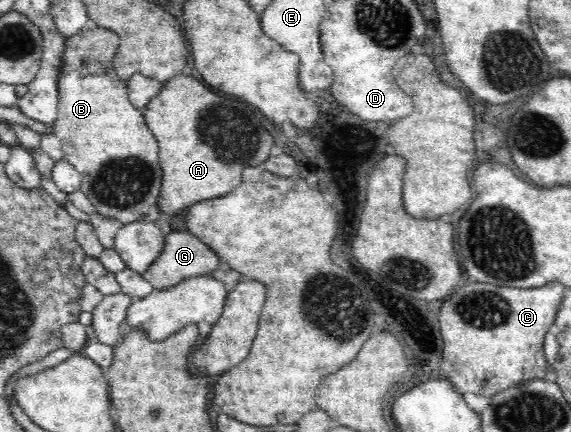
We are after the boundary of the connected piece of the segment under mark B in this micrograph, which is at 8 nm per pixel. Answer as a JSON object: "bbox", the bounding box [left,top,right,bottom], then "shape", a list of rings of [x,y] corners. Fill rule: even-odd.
{"bbox":[53,27,162,224],"shape":[[[98,27],[84,29],[64,41],[62,67],[57,85],[59,101],[53,133],[62,141],[64,156],[83,176],[81,190],[87,194],[94,206],[94,212],[119,220],[123,224],[139,221],[152,206],[157,204],[162,184],[162,170],[158,166],[158,144],[148,132],[142,111],[129,99],[127,83],[118,78],[112,62],[120,44],[116,32]]]}

